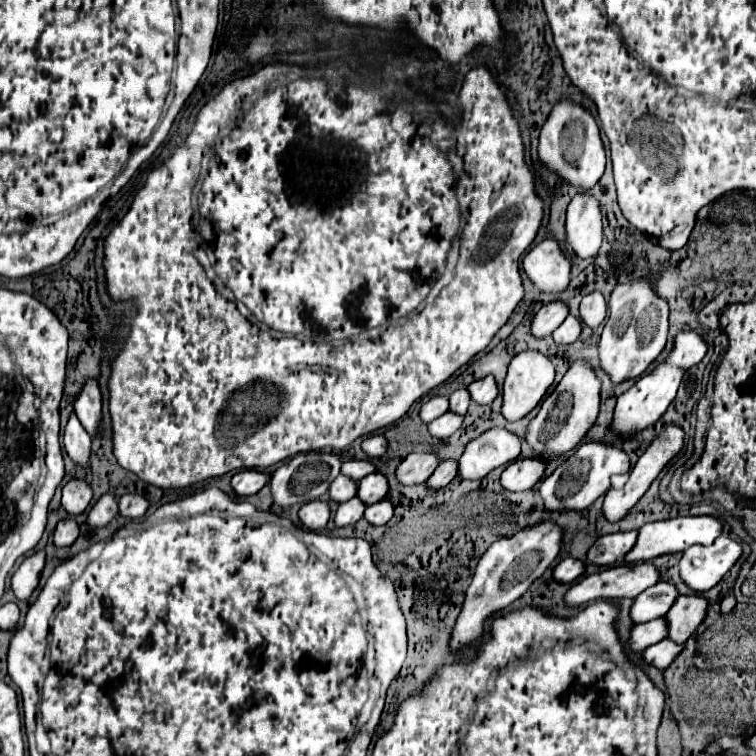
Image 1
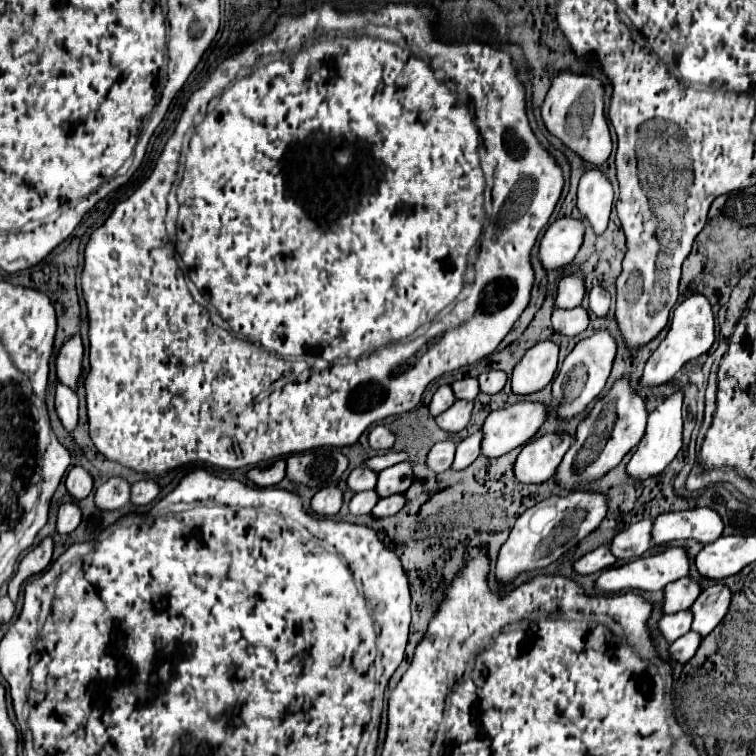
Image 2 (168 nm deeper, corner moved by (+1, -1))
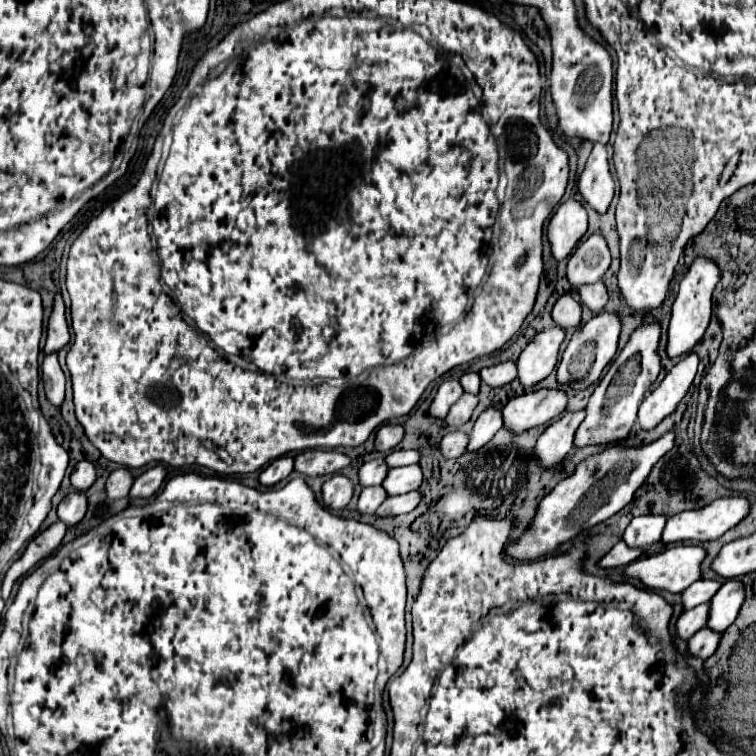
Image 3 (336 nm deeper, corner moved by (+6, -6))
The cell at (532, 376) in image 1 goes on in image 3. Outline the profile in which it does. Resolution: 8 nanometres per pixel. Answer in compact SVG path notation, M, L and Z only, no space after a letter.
M553 327L537 333L533 341L523 349L517 361L519 381L523 387L533 387L543 381L557 365L557 353L565 339L565 331Z

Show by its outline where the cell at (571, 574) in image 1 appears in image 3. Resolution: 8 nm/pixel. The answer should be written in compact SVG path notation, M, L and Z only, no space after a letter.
M619 541L605 557L601 557L599 567L603 567L603 569L607 569L607 567L621 567L621 565L627 565L627 563L639 559L641 553L643 553L643 551L631 549L631 547L627 547L623 541Z

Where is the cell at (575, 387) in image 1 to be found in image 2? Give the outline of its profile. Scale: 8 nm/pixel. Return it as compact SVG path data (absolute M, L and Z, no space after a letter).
M598 330L574 346L574 350L566 356L558 376L552 382L554 412L560 418L572 418L578 412L584 412L586 406L592 404L602 394L606 380L610 376L610 370L612 370L616 348L618 348L618 344L616 344L614 336L610 336L608 330Z

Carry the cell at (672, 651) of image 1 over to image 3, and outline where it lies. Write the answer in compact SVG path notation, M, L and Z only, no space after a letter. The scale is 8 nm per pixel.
M701 629L687 641L687 651L693 657L707 659L707 657L711 657L715 653L715 649L719 645L719 639L721 639L721 633L715 633L715 631L709 631L709 629Z

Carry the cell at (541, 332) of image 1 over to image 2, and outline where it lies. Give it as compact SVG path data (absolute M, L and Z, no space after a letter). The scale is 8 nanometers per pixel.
M582 272L568 274L568 276L564 276L560 280L556 306L558 308L574 308L574 306L578 306L582 302L584 294L586 294L586 284L584 284Z

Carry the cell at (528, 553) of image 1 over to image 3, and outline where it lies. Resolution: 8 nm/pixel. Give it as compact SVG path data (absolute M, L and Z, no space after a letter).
M665 433L661 439L641 449L609 447L599 455L587 457L587 461L577 465L571 477L557 483L557 487L541 499L535 517L521 533L521 537L507 543L505 555L519 561L539 559L547 553L553 553L565 541L579 537L585 527L595 527L597 523L603 523L619 513L633 499L633 493L643 485L651 467L673 447L673 443L675 435Z

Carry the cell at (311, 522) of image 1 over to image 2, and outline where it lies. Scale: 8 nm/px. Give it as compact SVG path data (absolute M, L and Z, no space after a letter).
M326 486L312 498L312 512L320 516L334 516L342 506L342 490L338 486Z

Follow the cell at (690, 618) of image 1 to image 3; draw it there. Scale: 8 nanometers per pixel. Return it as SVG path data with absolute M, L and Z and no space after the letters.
M737 579L725 581L709 601L709 617L705 627L717 633L723 633L735 621L743 599L745 599L743 583Z

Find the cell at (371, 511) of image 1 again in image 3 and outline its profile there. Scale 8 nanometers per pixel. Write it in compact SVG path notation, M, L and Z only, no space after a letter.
M411 491L411 493L405 493L405 495L397 495L397 497L387 497L379 509L377 509L377 515L379 517L391 517L391 515L403 515L403 513L409 513L417 507L419 503L419 491Z

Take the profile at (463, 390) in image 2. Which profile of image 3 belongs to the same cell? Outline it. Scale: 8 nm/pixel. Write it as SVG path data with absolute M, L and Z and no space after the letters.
M465 373L461 377L461 387L465 393L471 393L471 395L477 395L479 393L479 385L481 385L481 379L477 373Z

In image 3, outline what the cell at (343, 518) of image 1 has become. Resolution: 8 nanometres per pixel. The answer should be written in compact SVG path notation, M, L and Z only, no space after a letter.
M365 487L357 501L359 513L375 513L377 507L387 499L387 493L383 487Z

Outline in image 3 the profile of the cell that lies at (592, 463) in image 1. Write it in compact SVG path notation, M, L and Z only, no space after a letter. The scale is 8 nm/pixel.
M647 315L643 319L643 325L631 335L625 349L619 353L619 357L609 365L607 375L599 381L593 395L589 397L589 403L585 407L585 419L581 421L577 433L575 433L575 449L591 447L591 445L613 445L627 441L631 435L631 429L637 421L639 405L645 399L645 393L653 385L653 381L659 375L661 363L657 357L657 343L659 343L659 323L655 323L653 315Z

